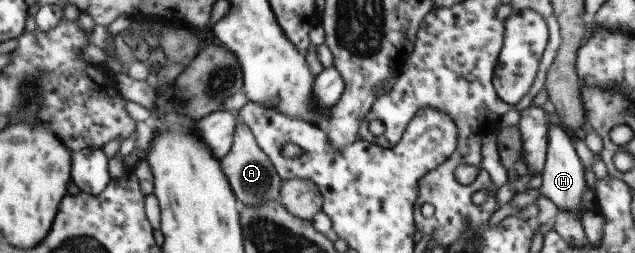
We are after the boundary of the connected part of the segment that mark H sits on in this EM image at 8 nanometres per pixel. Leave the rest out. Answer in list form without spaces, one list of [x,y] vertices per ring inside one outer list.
[[[560,123],[549,124],[549,148],[542,174],[542,185],[538,190],[530,188],[524,193],[516,193],[510,202],[512,206],[522,210],[528,204],[534,203],[541,194],[544,194],[558,206],[559,210],[574,211],[580,215],[579,208],[582,204],[582,194],[584,194],[587,184],[584,179],[583,162],[576,152],[574,139],[575,135],[560,126]]]

